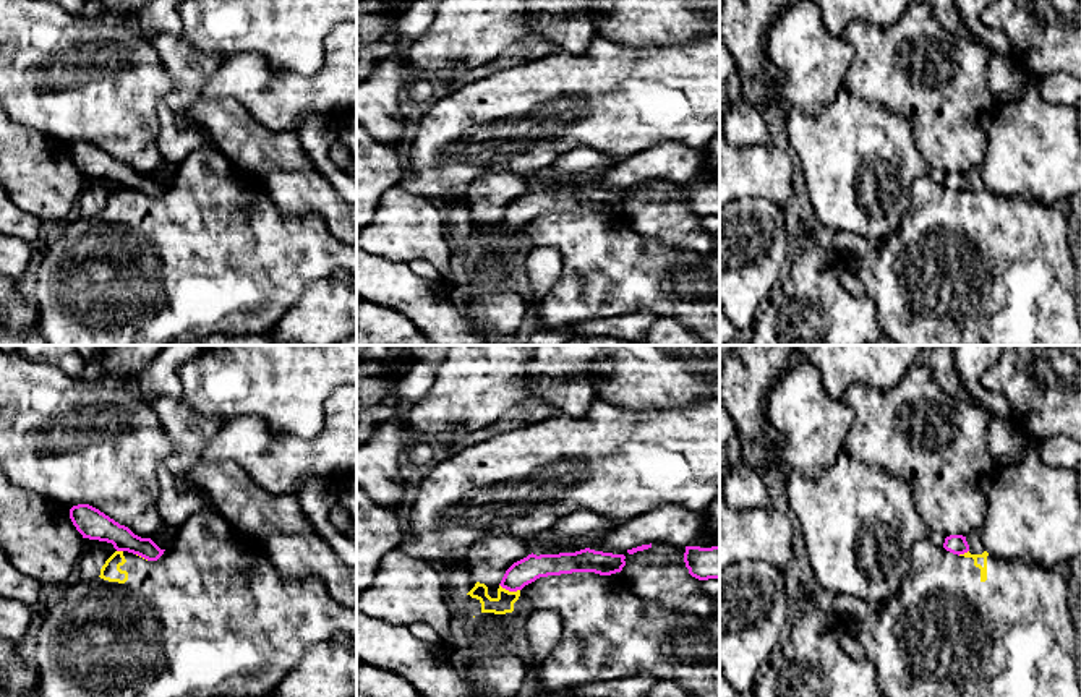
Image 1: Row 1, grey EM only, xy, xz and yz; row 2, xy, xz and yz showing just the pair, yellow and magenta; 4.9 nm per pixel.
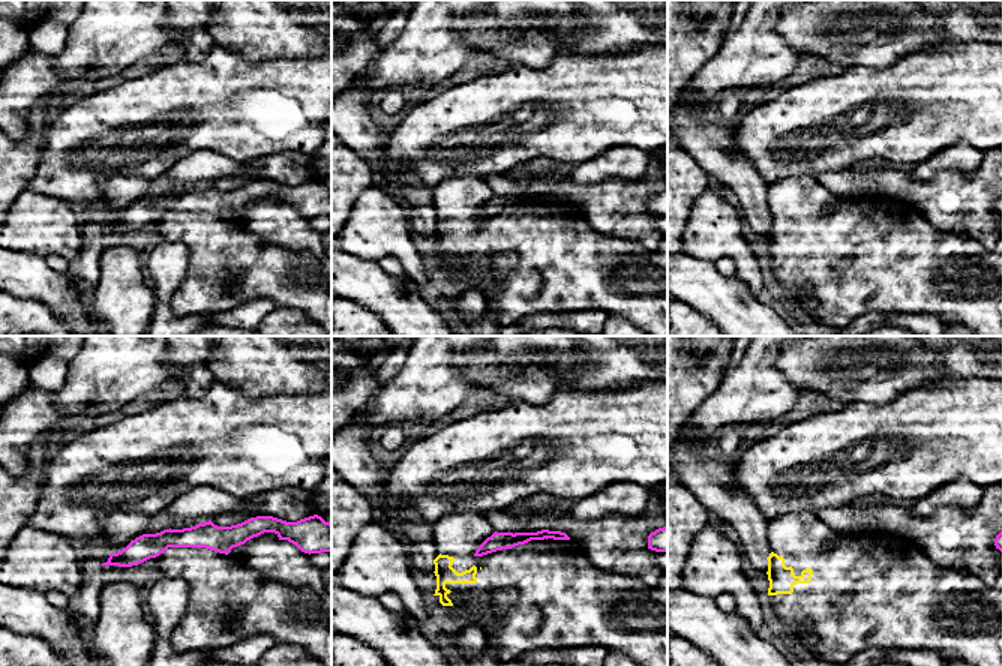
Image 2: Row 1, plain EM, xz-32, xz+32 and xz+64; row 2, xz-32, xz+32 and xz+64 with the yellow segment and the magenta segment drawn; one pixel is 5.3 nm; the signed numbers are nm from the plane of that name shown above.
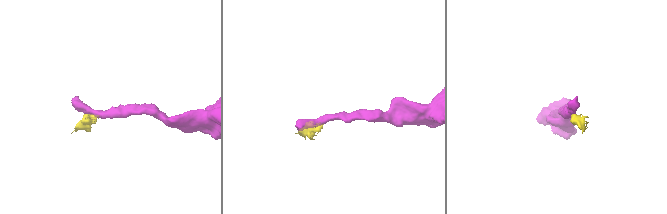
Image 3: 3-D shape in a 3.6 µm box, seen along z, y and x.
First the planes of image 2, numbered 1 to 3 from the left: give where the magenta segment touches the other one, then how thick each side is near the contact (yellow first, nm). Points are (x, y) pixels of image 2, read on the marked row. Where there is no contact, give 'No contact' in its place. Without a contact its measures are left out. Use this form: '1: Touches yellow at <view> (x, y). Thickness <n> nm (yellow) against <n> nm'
1: No contact
2: No contact
3: No contact

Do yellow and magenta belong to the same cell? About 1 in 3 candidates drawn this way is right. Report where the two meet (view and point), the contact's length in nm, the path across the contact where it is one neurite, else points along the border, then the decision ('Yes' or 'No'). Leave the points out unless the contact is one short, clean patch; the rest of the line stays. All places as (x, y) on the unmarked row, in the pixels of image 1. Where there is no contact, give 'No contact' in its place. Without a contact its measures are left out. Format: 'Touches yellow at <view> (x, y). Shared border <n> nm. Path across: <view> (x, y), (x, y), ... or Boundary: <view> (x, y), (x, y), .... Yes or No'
Touches yellow at xz (508, 227). Shared border 110 nm. Boundary: xz (499, 221), (509, 227), (519, 227). No

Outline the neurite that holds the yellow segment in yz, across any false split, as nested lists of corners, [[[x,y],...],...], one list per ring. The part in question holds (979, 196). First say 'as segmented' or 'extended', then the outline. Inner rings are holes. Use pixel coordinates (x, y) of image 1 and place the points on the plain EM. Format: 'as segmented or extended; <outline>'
extended; [[[929,178],[916,180],[909,190],[908,211],[899,227],[888,235],[880,248],[865,258],[846,258],[843,285],[856,297],[874,301],[882,334],[896,345],[1081,345],[1081,326],[1075,305],[1075,261],[1068,246],[1068,211],[1045,206],[1021,196],[1000,196],[987,188],[982,191],[953,191]]]

